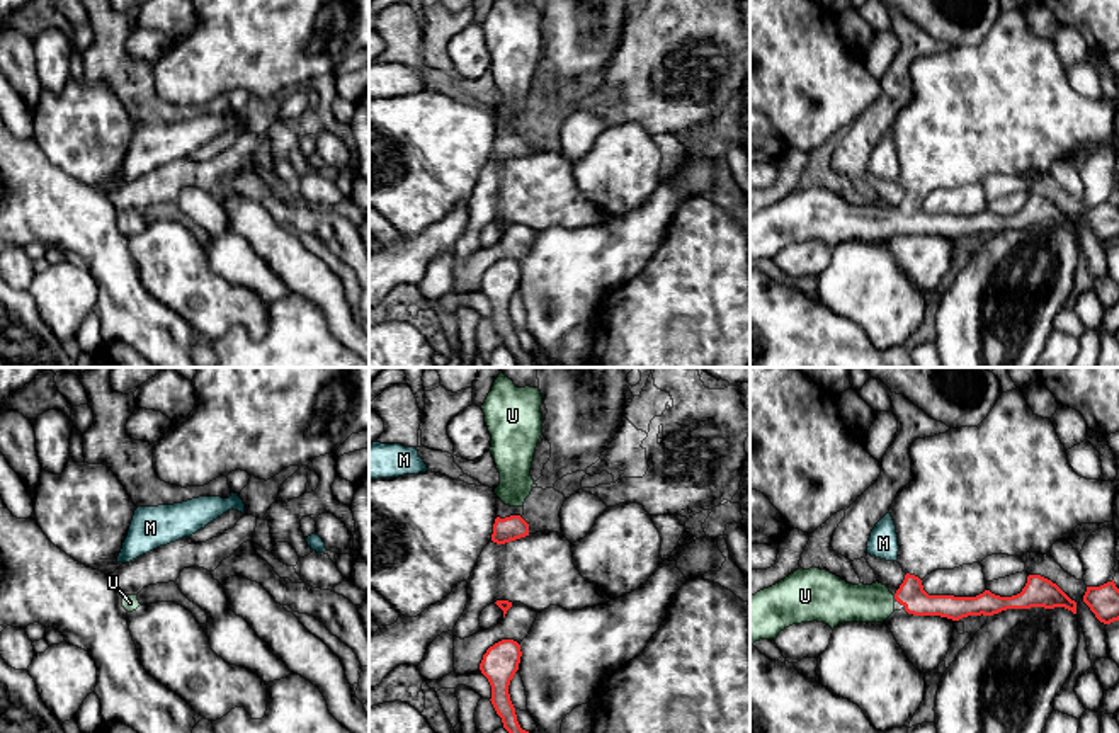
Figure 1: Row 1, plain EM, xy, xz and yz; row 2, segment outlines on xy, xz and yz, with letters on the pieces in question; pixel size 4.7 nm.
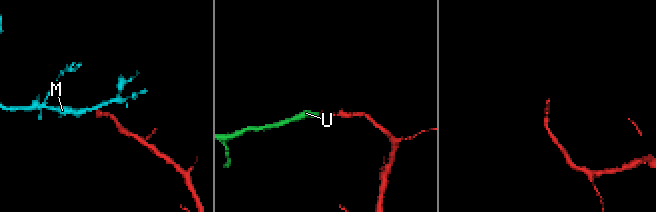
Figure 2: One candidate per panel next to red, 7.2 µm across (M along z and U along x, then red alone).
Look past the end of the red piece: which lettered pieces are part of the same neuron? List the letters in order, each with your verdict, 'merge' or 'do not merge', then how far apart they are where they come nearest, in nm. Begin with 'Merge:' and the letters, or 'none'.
Merge: U
M: do not merge | 80 nm
U: merge | 0 nm

